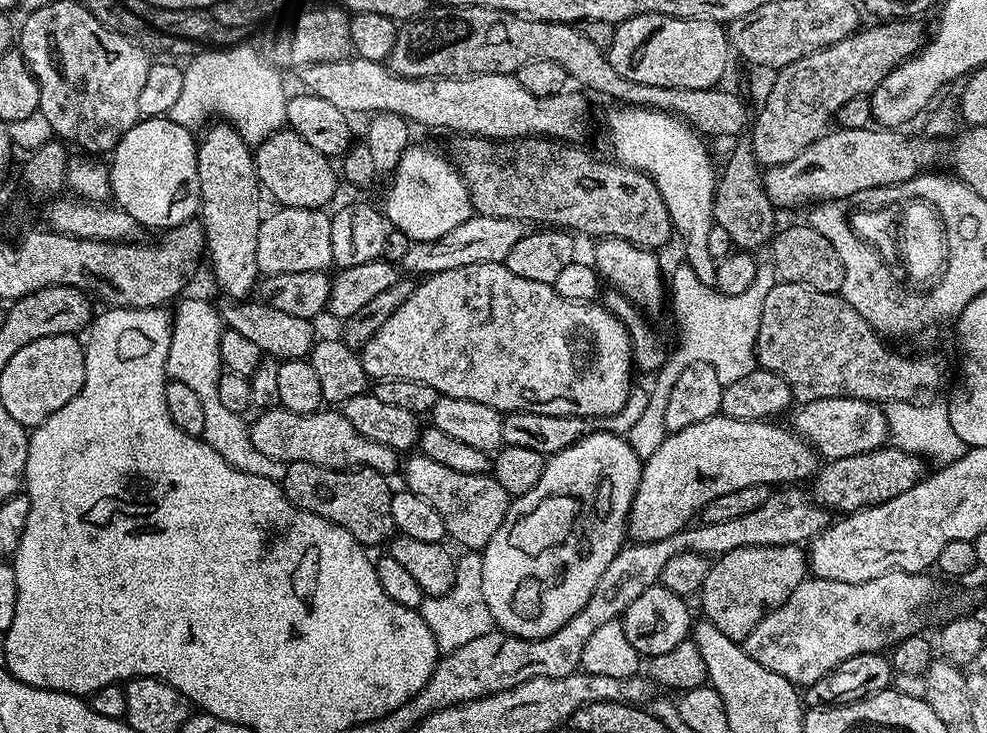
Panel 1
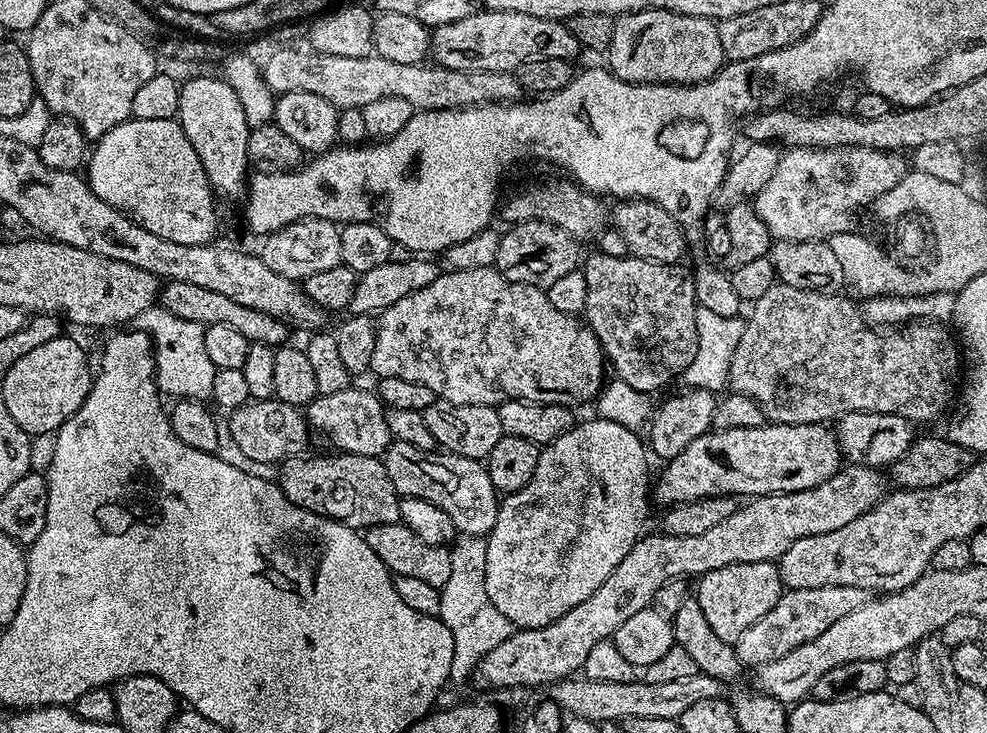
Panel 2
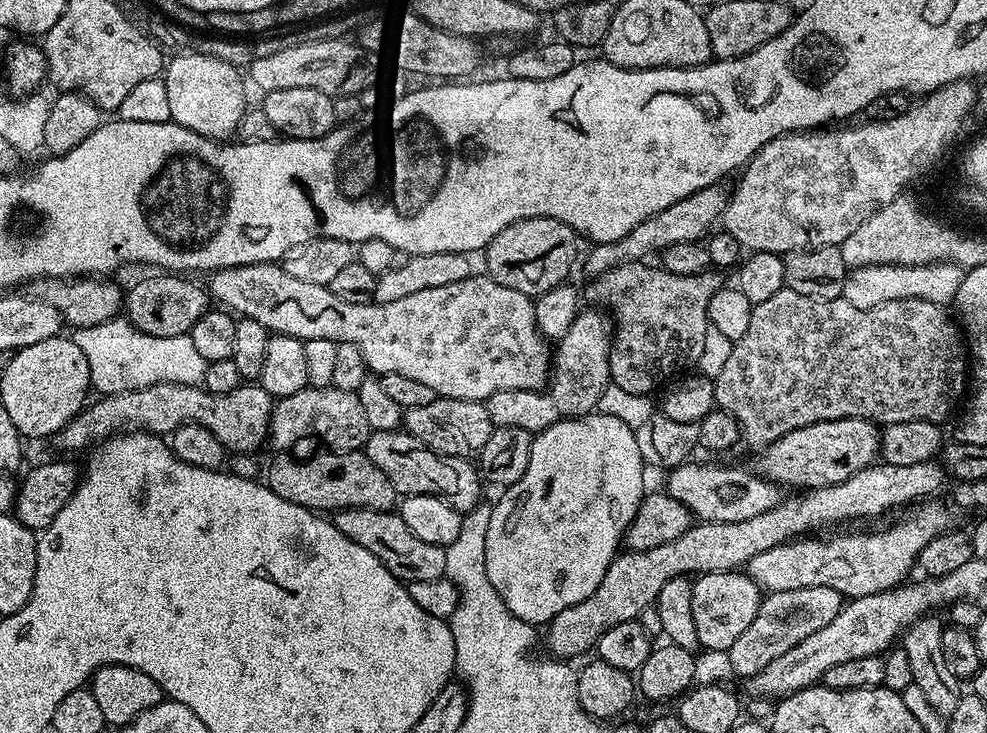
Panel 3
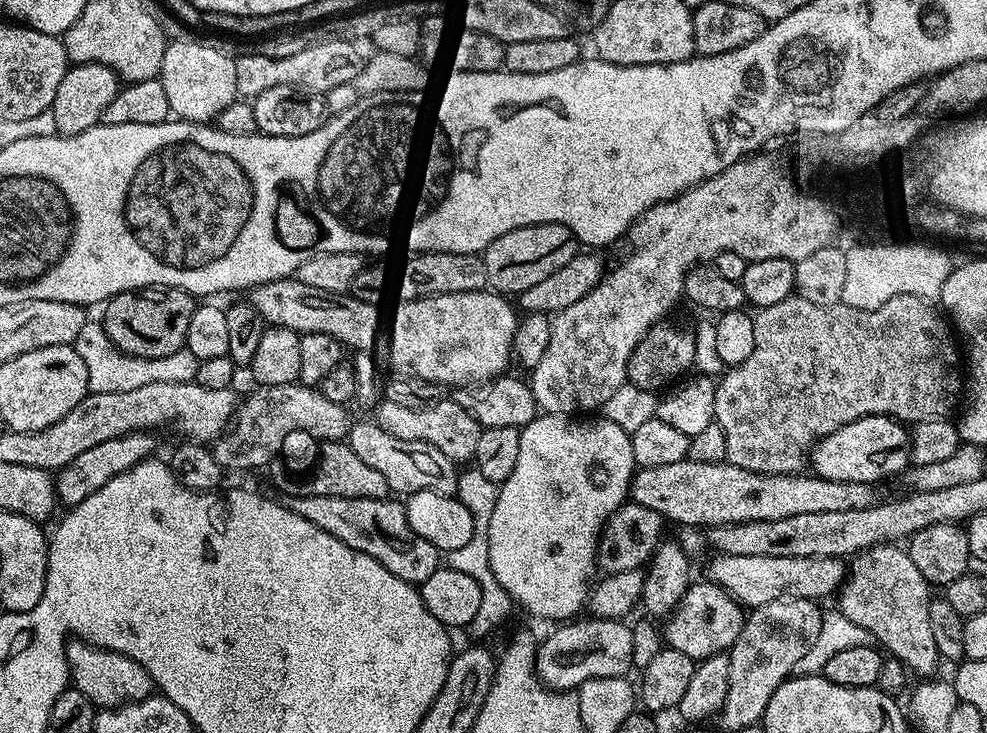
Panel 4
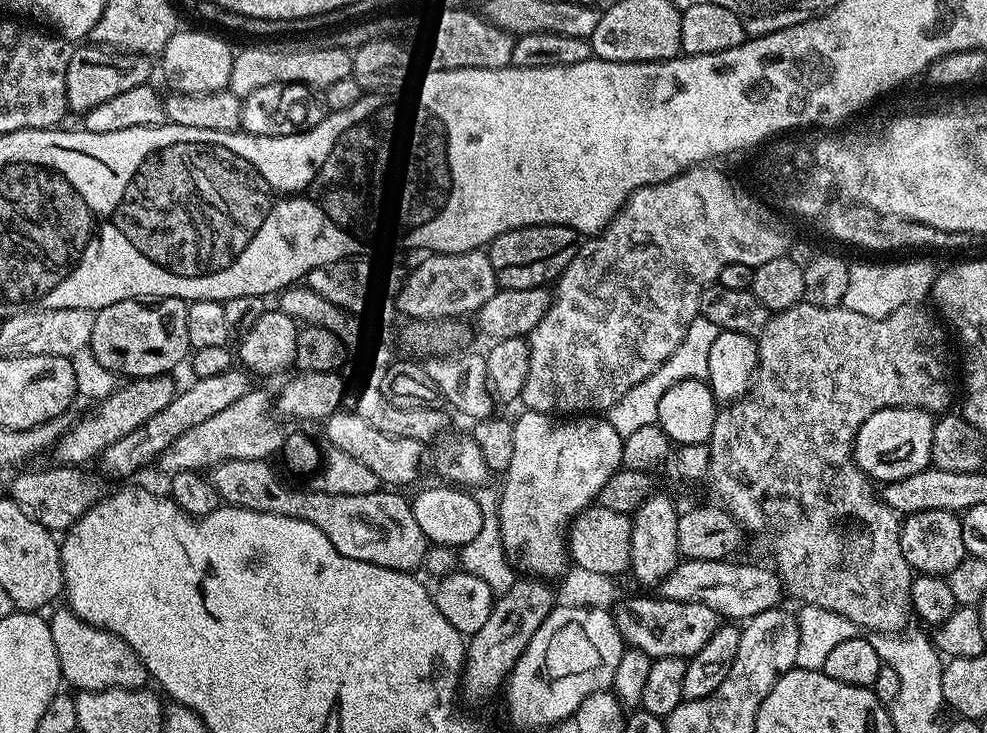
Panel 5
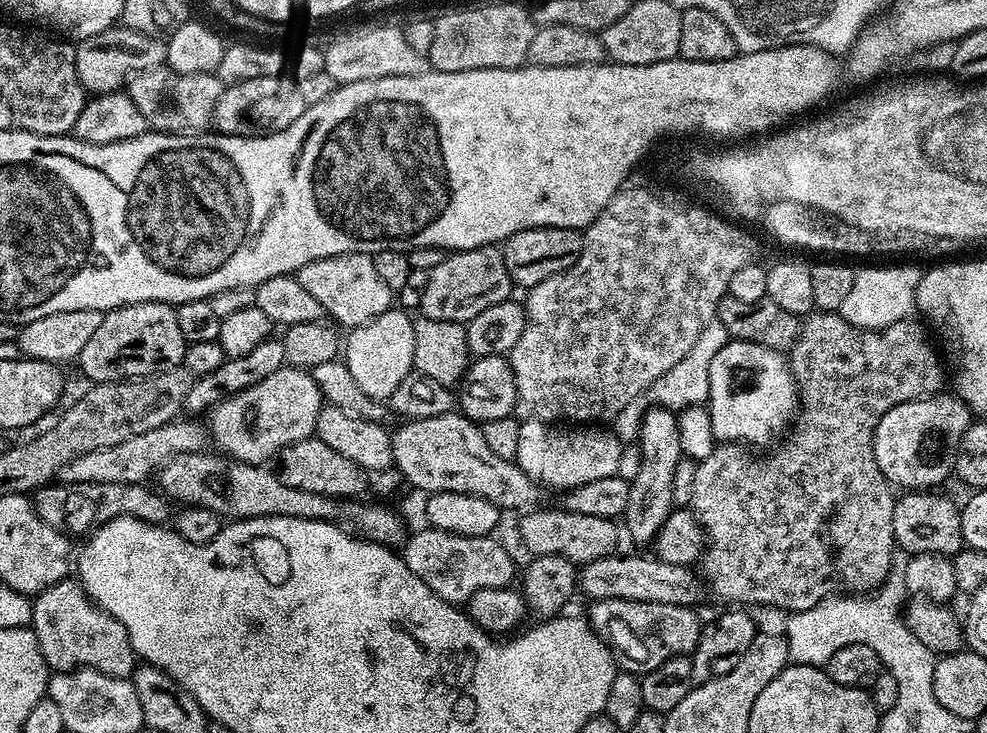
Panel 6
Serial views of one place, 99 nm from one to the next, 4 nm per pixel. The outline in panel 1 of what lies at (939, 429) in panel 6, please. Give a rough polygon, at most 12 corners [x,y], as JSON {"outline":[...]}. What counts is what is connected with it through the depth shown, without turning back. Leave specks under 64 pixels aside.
{"outline":[[723,414],[667,433],[628,515],[637,544],[722,494],[796,486],[818,453],[791,427]]}

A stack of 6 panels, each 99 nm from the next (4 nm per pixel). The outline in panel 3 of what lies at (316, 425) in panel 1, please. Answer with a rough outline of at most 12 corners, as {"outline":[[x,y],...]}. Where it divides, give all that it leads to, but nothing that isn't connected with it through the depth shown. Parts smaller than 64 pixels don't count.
{"outline":[[256,382],[212,396],[158,384],[96,399],[64,427],[87,449],[125,430],[206,426],[229,453],[269,439]]}

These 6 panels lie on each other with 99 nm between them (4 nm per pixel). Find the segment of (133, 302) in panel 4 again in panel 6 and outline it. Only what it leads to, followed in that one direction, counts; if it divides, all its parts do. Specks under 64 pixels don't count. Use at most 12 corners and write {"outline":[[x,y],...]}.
{"outline":[[173,305],[104,313],[78,365],[88,382],[183,365]]}

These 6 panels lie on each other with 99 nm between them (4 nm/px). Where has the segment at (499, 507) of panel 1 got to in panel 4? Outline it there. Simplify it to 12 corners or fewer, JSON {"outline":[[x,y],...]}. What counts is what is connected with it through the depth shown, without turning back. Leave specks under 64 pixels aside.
{"outline":[[371,419],[346,443],[393,493],[456,495],[457,461]]}

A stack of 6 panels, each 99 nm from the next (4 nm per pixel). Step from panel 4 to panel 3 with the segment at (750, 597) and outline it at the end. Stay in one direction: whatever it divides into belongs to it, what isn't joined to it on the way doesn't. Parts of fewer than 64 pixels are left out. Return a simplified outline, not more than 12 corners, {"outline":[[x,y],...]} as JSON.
{"outline":[[917,503],[897,524],[795,538],[750,558],[765,593],[830,586],[891,592],[949,505]]}

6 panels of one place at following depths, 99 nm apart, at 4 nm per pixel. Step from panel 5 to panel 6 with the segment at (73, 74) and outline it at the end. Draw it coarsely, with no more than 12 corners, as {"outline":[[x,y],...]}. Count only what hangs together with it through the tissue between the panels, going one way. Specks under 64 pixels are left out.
{"outline":[[113,26],[75,45],[85,93],[161,67],[159,35]]}

